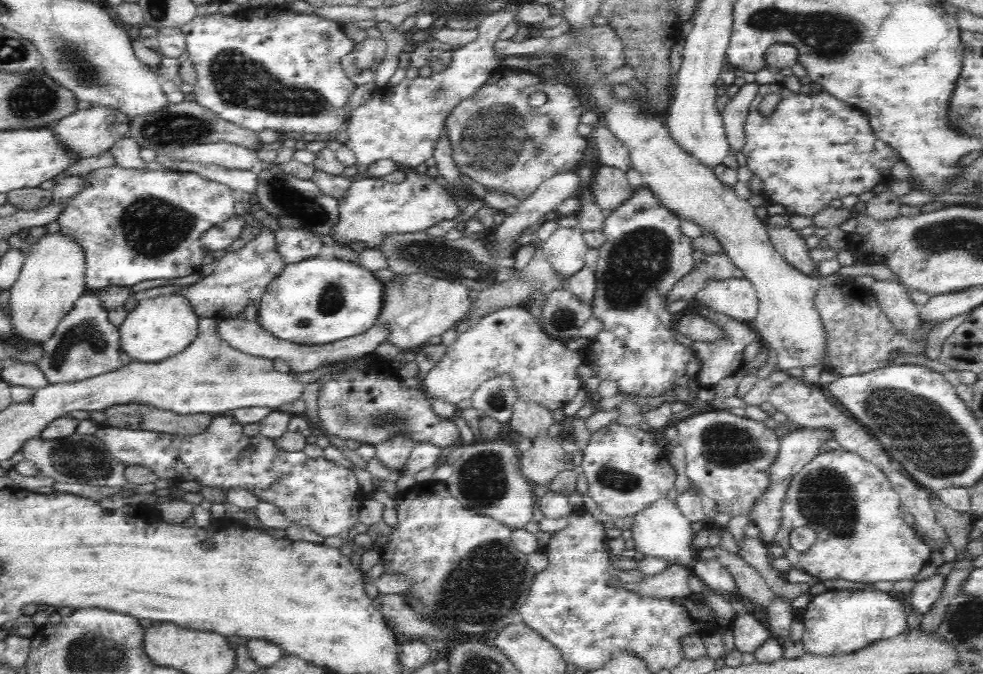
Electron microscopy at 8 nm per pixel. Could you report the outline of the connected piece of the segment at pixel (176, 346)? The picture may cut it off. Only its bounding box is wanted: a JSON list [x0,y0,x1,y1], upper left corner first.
[119,293,199,363]

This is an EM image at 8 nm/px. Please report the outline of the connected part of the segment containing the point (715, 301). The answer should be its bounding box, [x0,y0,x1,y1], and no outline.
[692,277,759,322]

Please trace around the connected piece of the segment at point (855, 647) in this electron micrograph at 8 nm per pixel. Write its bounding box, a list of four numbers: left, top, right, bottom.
[800,589,911,656]

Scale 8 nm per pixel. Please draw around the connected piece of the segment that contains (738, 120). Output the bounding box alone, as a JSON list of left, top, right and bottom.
[721,81,761,154]

